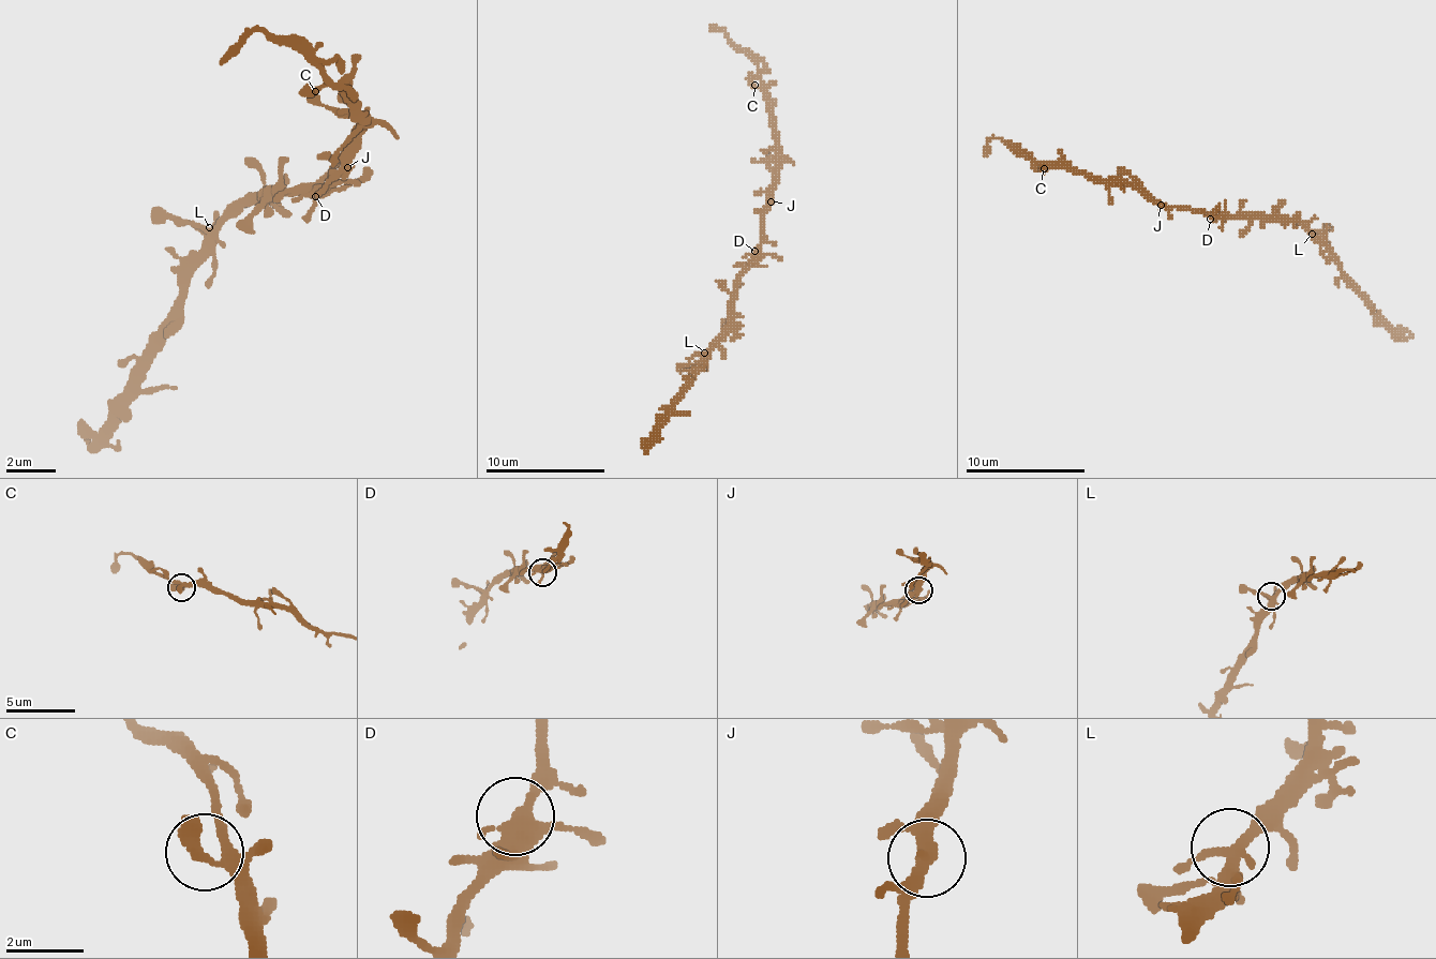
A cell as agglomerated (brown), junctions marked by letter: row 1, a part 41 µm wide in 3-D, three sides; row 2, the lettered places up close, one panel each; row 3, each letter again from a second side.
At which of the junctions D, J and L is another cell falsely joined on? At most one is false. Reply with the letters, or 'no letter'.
no letter

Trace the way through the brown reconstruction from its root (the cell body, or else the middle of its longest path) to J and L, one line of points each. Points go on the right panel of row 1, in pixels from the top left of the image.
J: (1213, 212), (1193, 212), (1160, 204)
L: (1213, 212), (1216, 215), (1288, 215), (1297, 219), (1312, 234)

